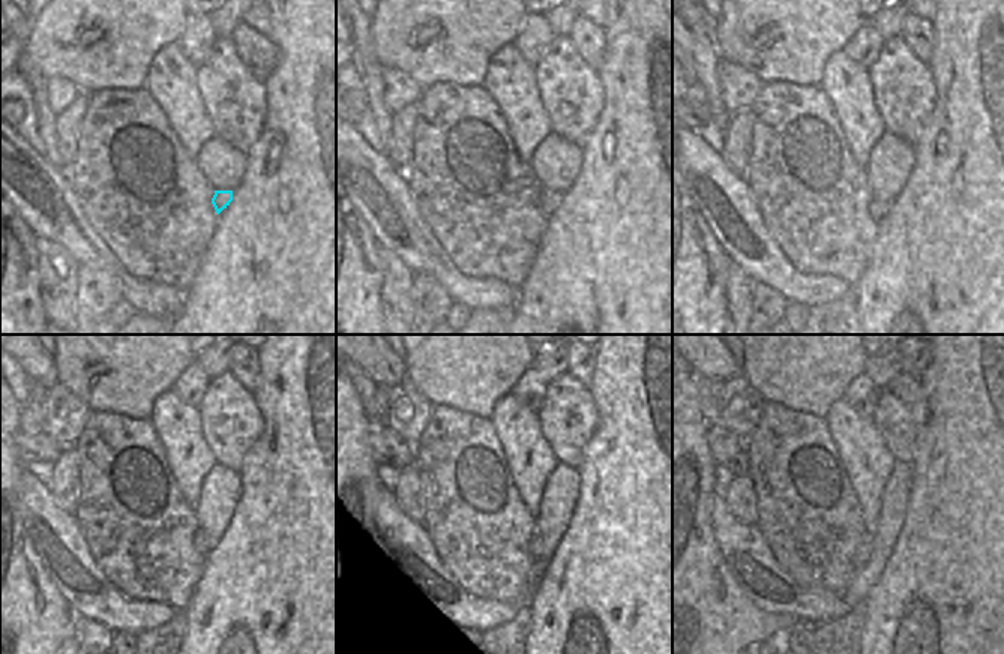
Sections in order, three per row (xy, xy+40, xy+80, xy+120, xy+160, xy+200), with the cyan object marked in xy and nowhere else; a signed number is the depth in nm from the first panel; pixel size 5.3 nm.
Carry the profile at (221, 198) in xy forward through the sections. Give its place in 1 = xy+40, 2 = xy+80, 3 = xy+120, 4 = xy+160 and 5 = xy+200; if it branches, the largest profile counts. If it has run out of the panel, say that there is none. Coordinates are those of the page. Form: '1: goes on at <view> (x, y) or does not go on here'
1: goes on at xy+40 (551, 200)
2: goes on at xy+80 (877, 207)
3: goes on at xy+120 (203, 543)
4: goes on at xy+160 (535, 545)
5: goes on at xy+200 (865, 546)

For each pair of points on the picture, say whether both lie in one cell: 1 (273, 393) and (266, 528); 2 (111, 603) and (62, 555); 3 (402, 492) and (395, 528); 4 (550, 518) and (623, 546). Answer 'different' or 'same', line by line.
1: same
2: same
3: different
4: different

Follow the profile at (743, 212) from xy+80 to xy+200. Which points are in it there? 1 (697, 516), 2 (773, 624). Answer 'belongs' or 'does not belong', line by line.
1: does not belong
2: does not belong

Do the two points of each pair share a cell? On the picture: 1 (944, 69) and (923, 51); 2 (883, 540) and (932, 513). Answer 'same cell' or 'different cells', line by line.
1: different cells
2: different cells

